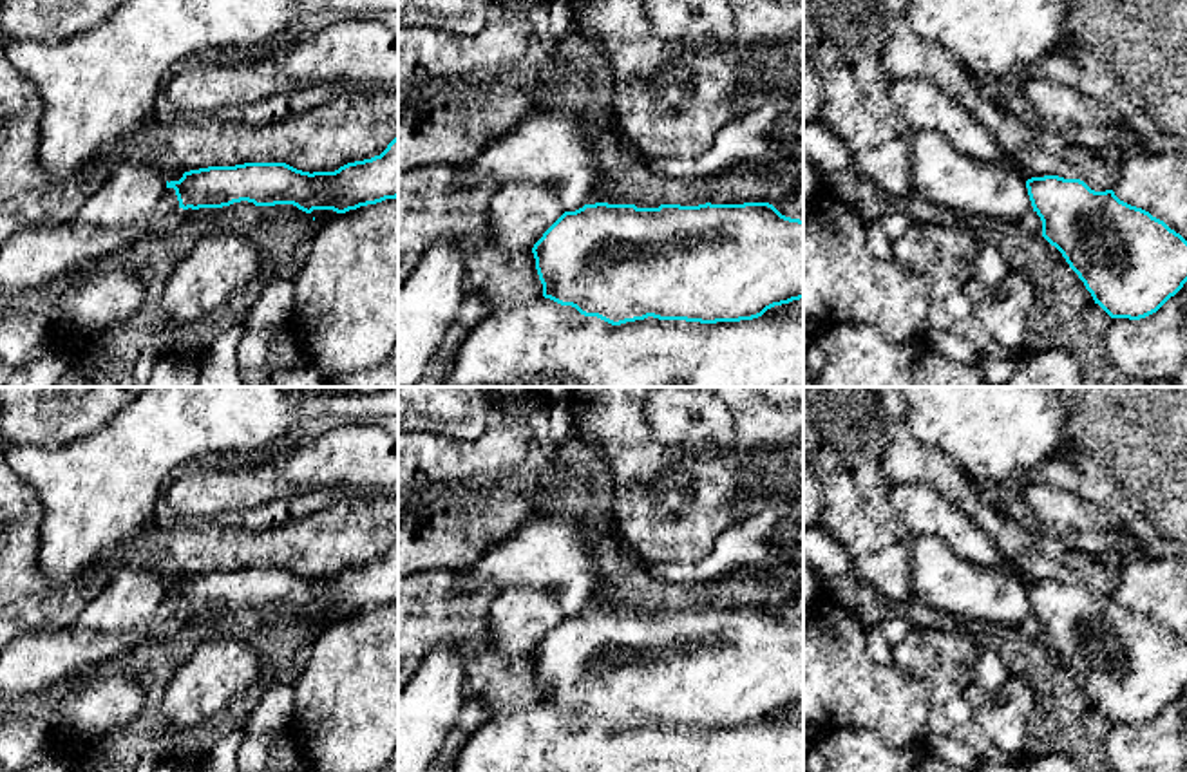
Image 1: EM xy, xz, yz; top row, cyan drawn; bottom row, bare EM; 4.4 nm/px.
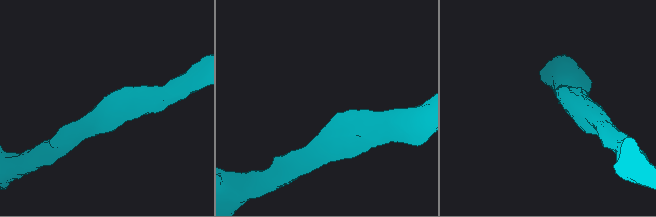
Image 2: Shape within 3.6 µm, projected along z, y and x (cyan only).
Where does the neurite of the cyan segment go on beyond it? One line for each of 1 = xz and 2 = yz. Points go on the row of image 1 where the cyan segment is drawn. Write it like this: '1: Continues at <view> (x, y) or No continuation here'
1: No continuation here
2: No continuation here

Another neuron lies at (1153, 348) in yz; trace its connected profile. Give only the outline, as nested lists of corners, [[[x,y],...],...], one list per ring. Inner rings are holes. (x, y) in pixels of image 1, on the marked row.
[[[1187,282],[1145,318],[1113,318],[1106,354],[1133,381],[1173,381],[1187,362]]]

